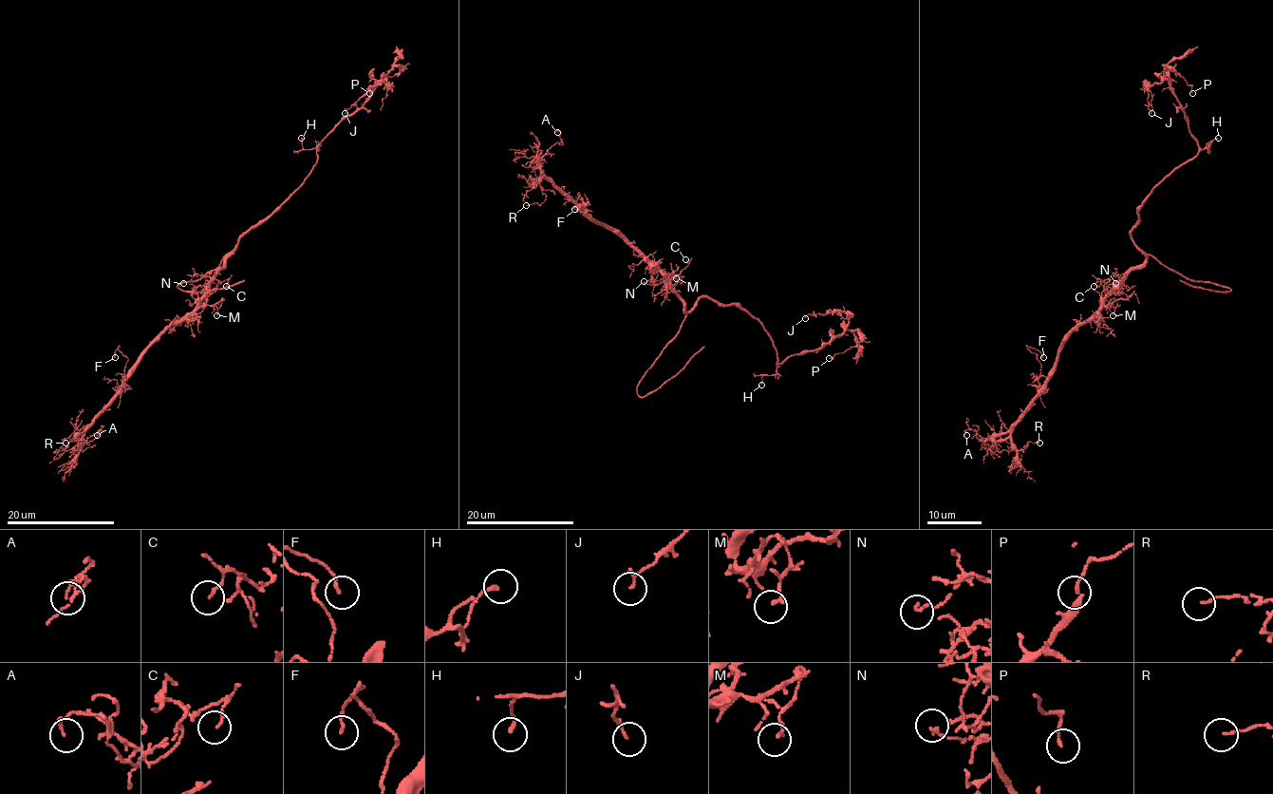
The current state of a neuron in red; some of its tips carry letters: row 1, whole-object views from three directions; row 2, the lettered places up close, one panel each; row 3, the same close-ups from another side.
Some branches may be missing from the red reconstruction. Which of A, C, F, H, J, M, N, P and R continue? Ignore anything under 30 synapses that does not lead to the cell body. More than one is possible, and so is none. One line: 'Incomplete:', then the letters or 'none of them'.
Incomplete: none of them

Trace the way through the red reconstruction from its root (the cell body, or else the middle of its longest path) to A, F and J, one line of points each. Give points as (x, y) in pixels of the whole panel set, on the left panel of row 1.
A: (234, 251), (199, 303), (147, 349), (122, 390), (78, 438), (91, 442), (100, 429), (97, 435)
F: (234, 251), (199, 303), (176, 321), (126, 376), (124, 368), (128, 359), (117, 348), (115, 357)
J: (234, 251), (309, 175), (318, 144), (364, 103), (382, 80), (388, 84), (375, 84), (345, 113)

